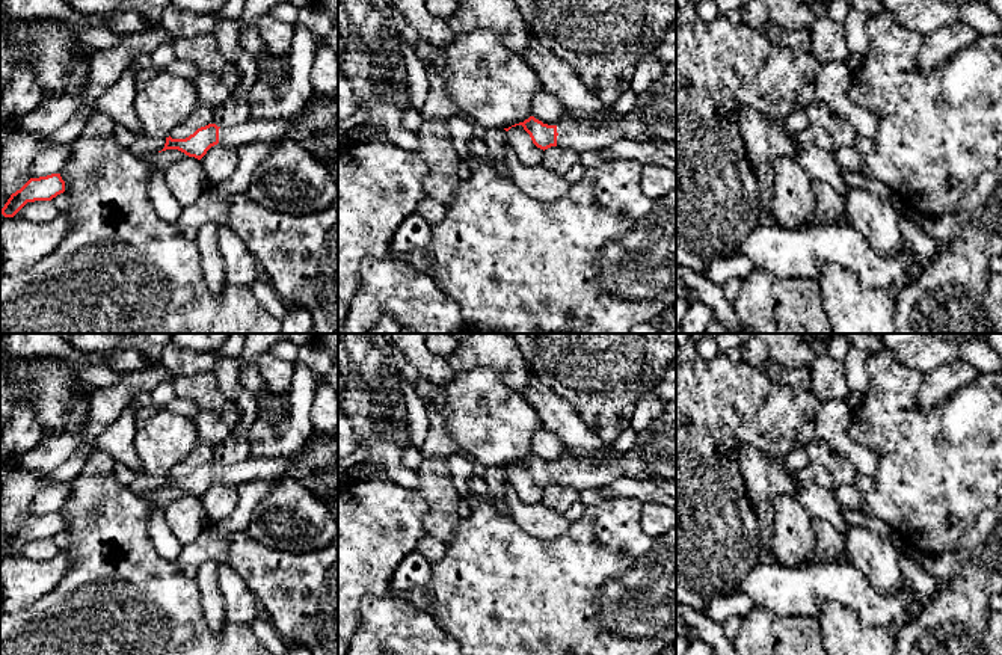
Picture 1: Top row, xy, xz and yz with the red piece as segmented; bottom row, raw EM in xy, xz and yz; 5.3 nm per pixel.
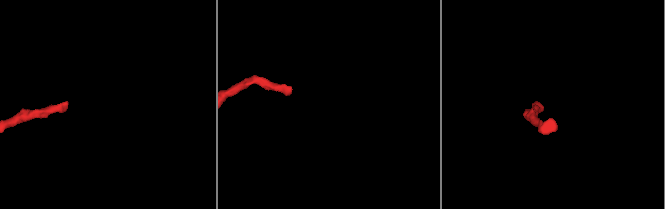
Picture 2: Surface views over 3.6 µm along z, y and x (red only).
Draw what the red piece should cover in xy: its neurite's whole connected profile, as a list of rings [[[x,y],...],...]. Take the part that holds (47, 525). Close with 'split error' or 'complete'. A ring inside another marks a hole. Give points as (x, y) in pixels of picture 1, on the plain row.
[[[60,512],[30,516],[20,528],[11,533],[0,551],[14,555],[27,540],[51,539],[65,530],[65,519]]]; complete

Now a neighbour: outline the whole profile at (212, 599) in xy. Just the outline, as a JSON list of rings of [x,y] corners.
[[[214,561],[202,563],[198,566],[195,580],[198,583],[205,622],[213,632],[220,634],[228,620],[217,583],[217,564]]]

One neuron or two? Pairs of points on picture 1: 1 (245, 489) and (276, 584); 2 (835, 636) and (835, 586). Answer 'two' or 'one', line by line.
1: two
2: two

